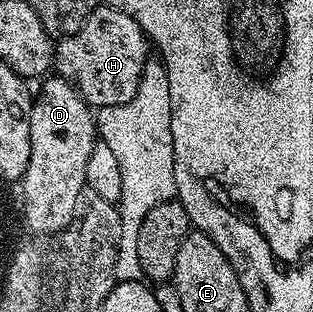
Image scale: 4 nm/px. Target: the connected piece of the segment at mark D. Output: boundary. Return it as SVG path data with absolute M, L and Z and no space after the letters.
M48 75L39 86L29 114L31 153L27 169L23 172L22 186L31 195L32 206L55 210L63 202L63 164L82 166L89 162L89 154L93 154L93 146L97 142L97 119L78 88L62 76Z

